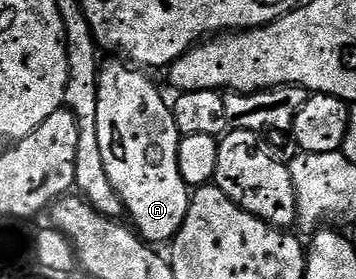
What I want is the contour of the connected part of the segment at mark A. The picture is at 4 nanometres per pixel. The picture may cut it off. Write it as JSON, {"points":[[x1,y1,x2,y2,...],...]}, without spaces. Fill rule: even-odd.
{"points":[[120,59,117,60,111,61,110,64,108,61,102,67,99,78,97,121,99,122,99,150,103,153,103,166,107,166,107,178,111,178,111,186,115,186,119,198,125,202,128,219,137,235,150,246,168,245,187,218,191,195,189,185,183,182,183,174,179,174,179,162,177,161,182,134,175,126,170,101,168,99,165,101,161,97,160,90,145,77,148,75]]}

